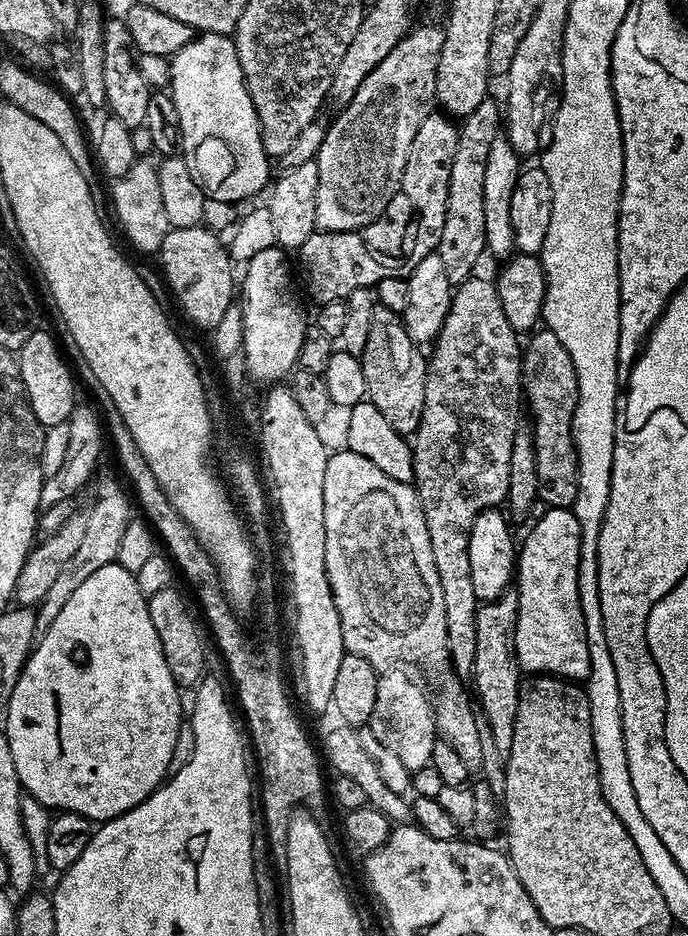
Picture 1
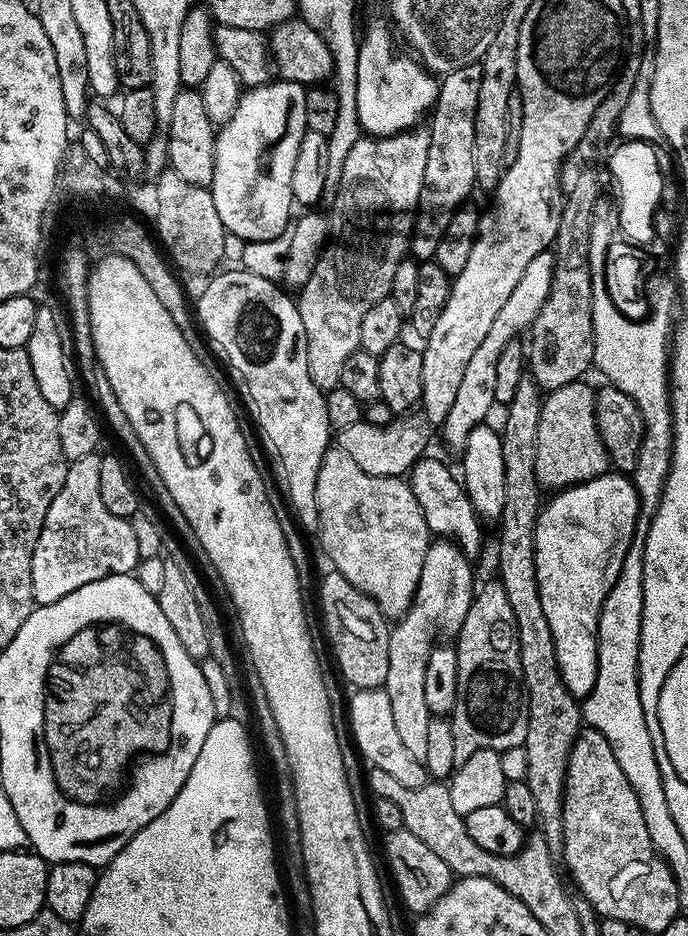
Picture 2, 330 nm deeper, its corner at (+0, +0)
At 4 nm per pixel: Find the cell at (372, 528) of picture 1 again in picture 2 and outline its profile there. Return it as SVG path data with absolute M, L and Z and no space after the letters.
M332 446L322 458L322 466L318 470L316 501L320 515L318 537L332 563L331 567L342 573L346 582L371 598L384 611L385 617L403 616L412 605L418 578L422 578L422 562L426 562L426 550L430 543L426 518L418 506L418 498L414 498L411 483L398 476L366 474L366 470L362 470L362 466L357 466L354 458L346 454L346 450Z

